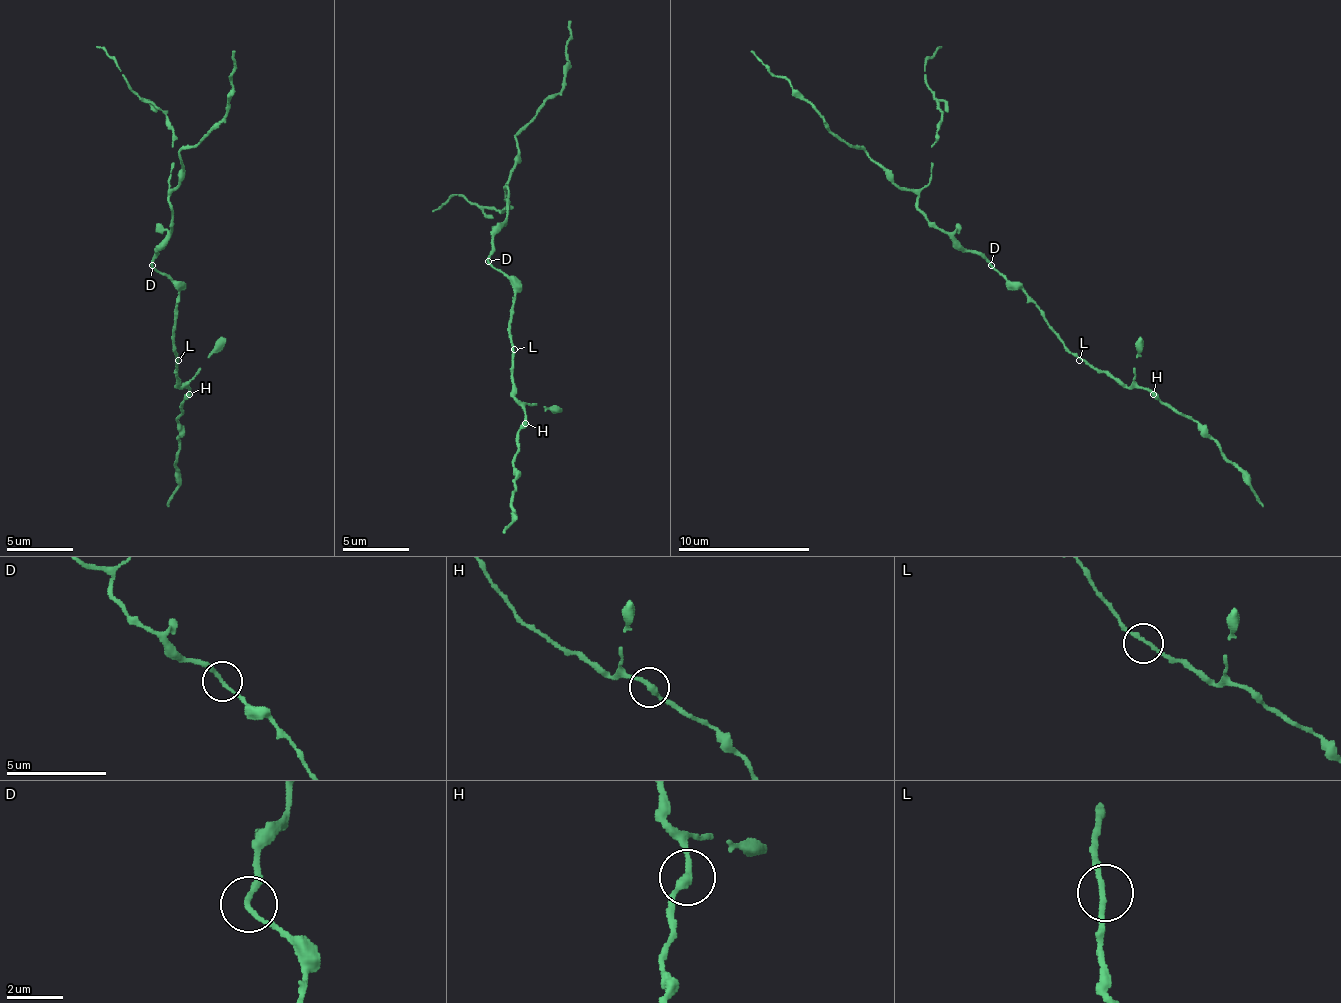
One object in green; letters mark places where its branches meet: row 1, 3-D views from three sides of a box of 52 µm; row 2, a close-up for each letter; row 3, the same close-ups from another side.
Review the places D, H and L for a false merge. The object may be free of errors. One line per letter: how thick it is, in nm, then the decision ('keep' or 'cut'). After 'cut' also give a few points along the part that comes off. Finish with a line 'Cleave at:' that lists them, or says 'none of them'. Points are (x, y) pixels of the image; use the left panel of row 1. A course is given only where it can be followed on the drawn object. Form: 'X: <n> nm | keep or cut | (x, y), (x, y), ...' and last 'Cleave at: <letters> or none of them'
D: 170 nm | keep
H: 260 nm | keep
L: 170 nm | keep
Cleave at: none of them

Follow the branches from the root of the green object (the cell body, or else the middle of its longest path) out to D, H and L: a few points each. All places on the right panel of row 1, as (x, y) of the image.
D: (1003, 274), (990, 264)
H: (1003, 274), (1023, 291), (1073, 354), (1099, 370), (1109, 370), (1129, 387), (1152, 393)
L: (1003, 274), (1023, 291), (1056, 337), (1079, 360)

